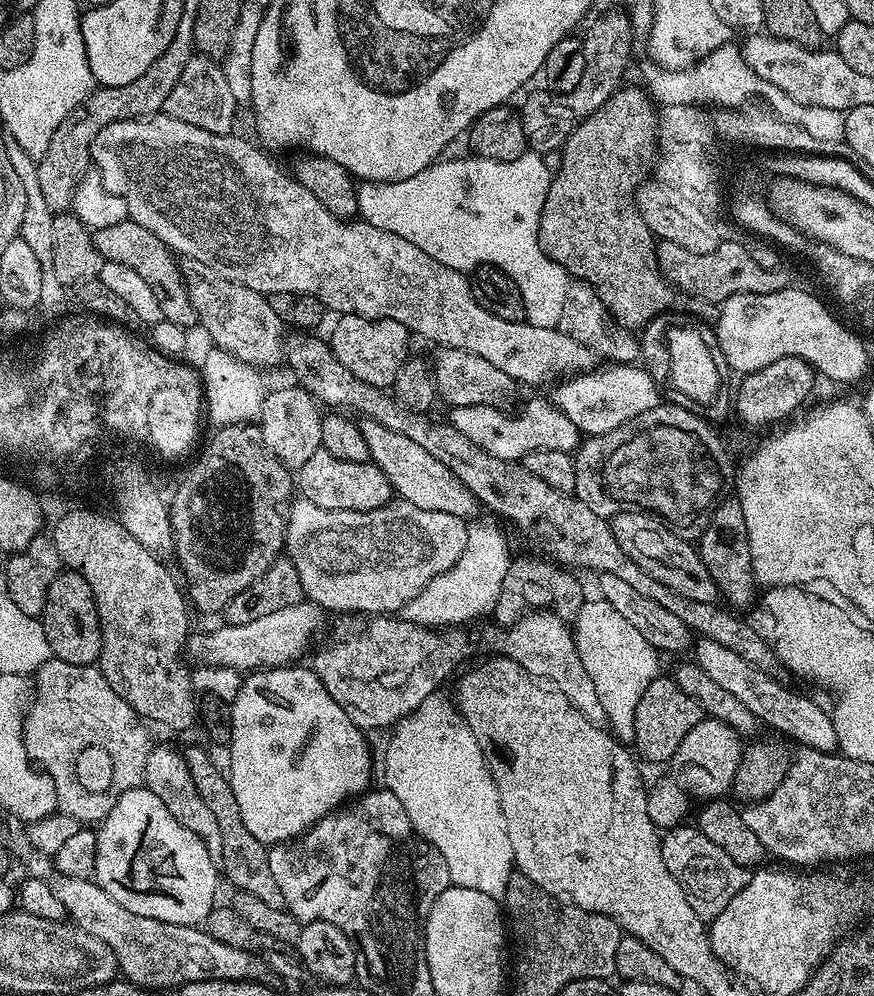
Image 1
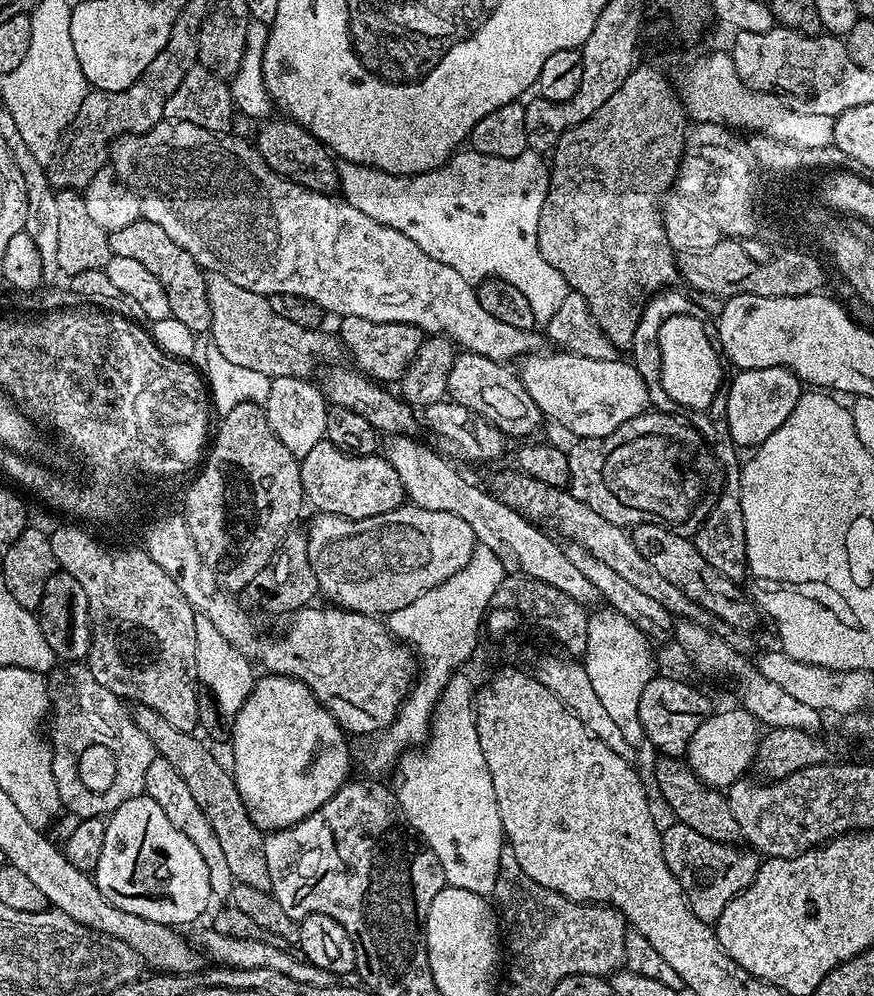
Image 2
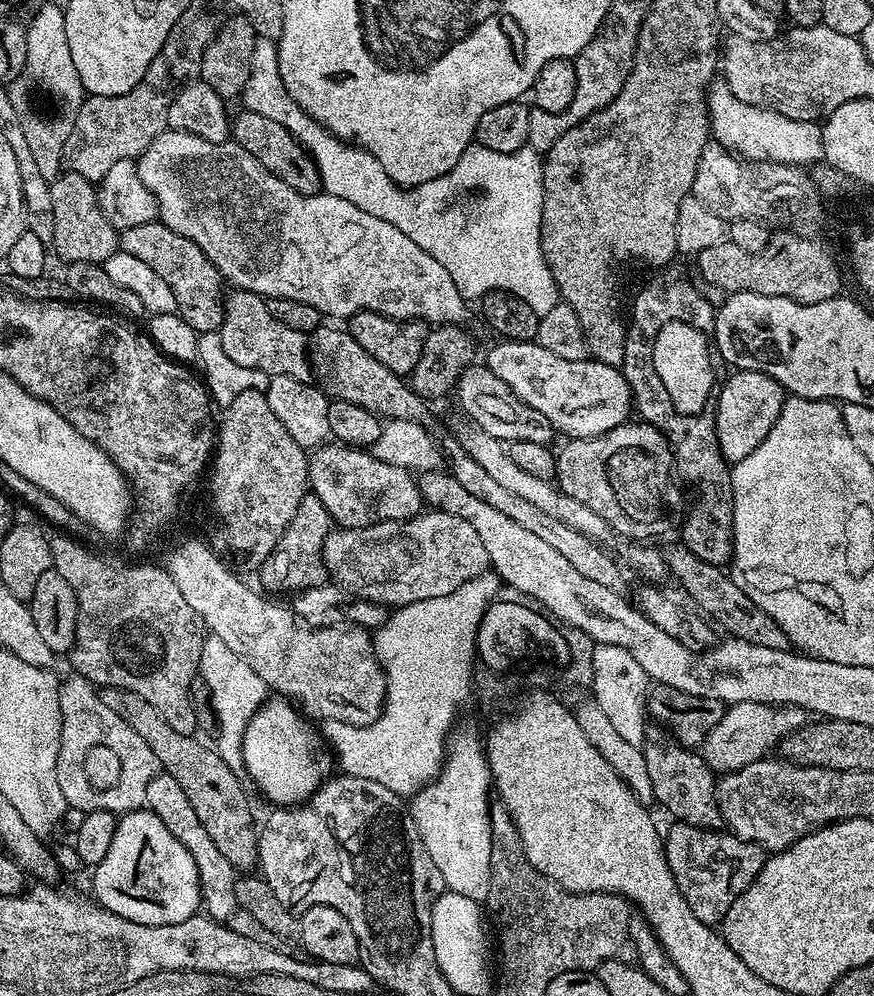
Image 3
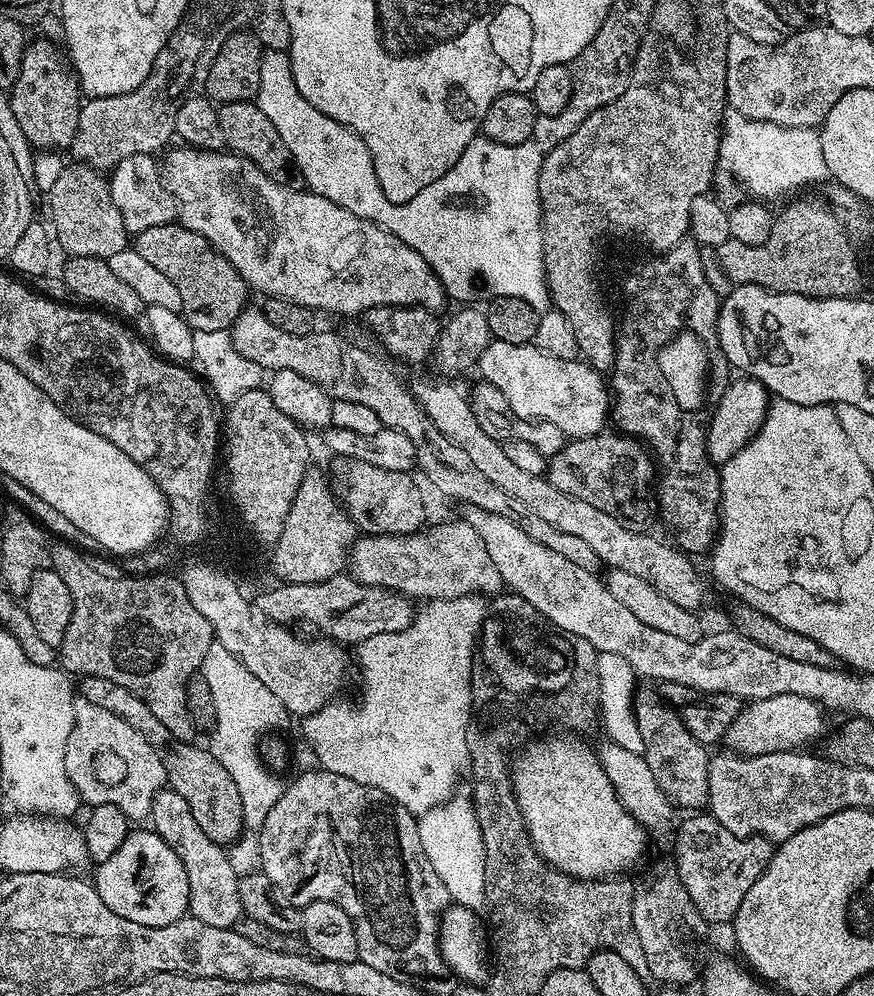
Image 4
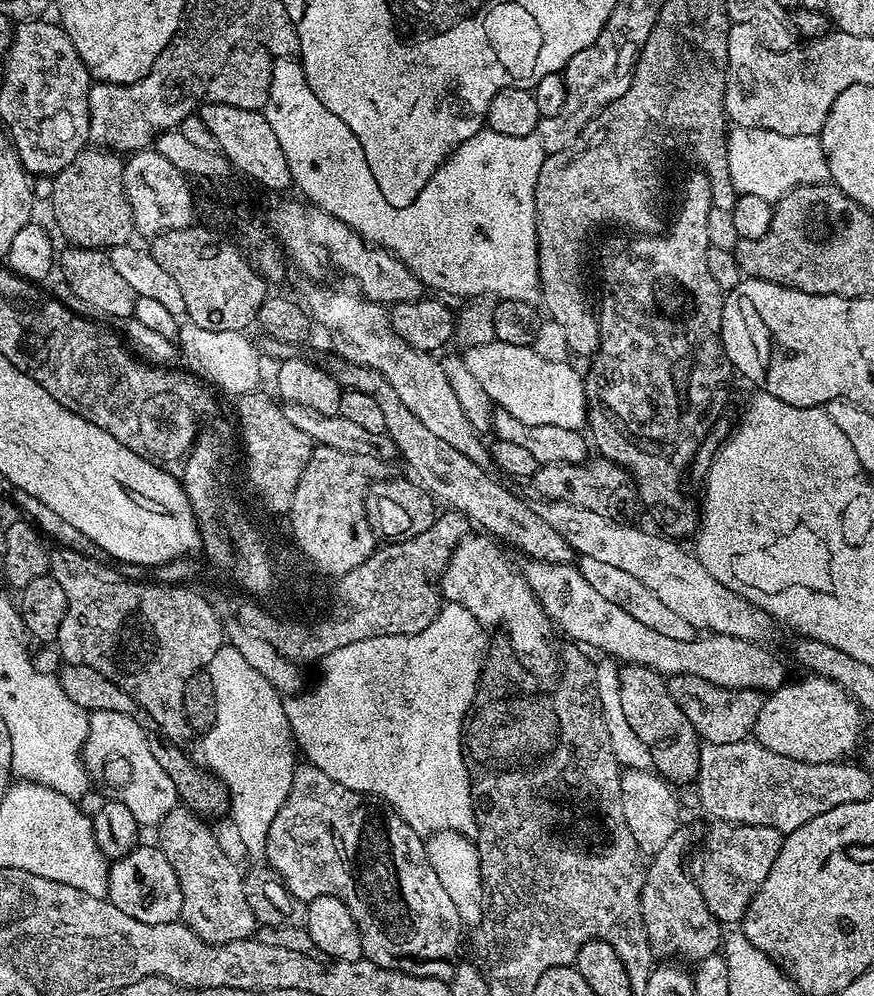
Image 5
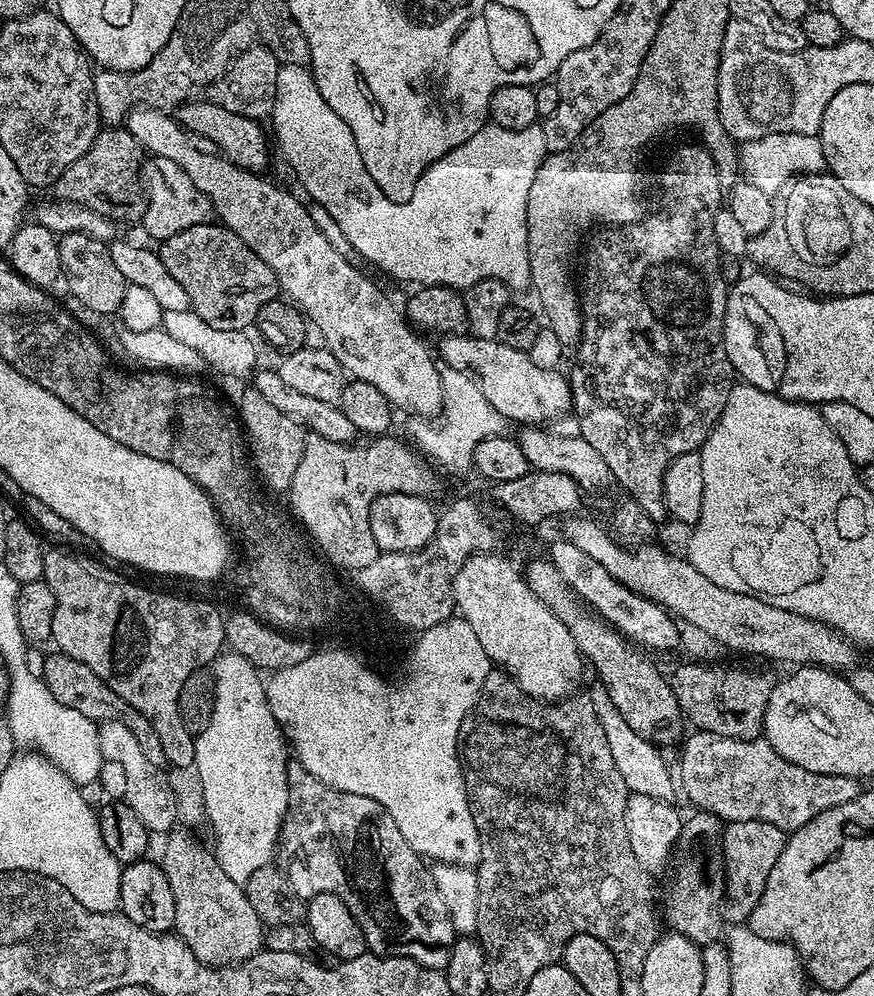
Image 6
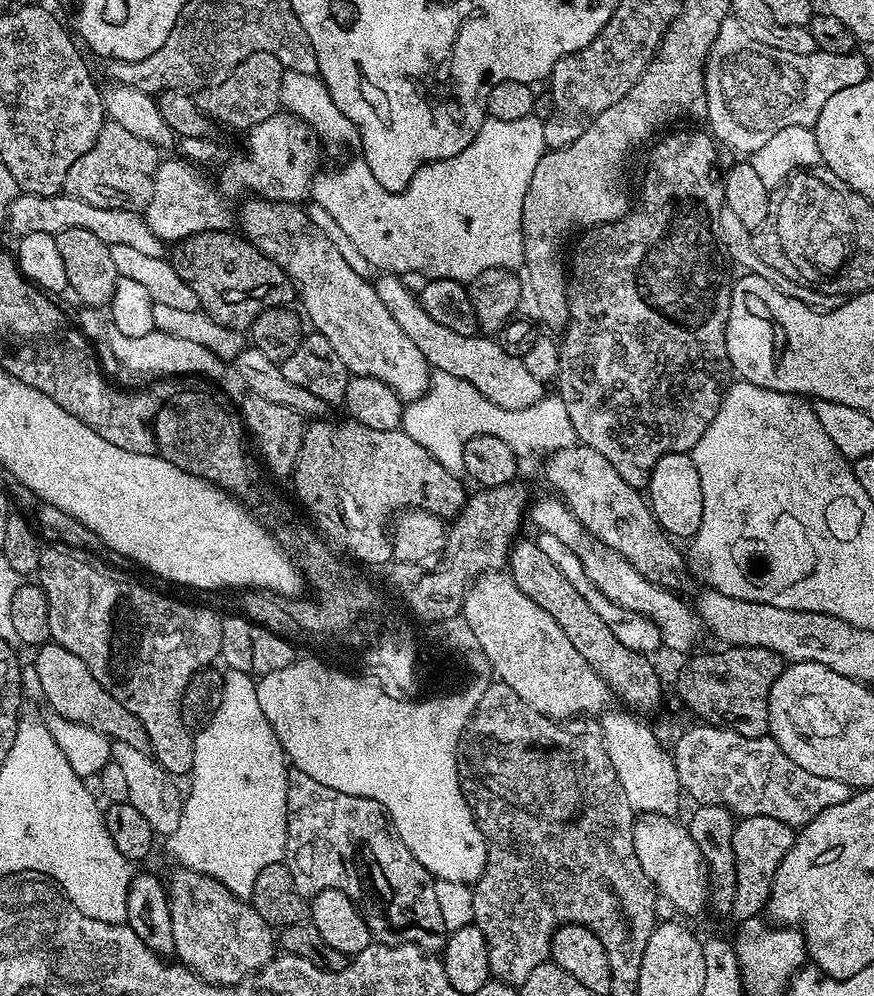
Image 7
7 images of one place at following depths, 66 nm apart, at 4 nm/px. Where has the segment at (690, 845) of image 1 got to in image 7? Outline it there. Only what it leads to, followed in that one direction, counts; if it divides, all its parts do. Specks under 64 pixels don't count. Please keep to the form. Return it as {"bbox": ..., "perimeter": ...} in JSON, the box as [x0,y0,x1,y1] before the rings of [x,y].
{"bbox":[730,816,796,920],"perimeter":[[[745,816],[737,819],[732,839],[736,863],[736,889],[730,909],[731,915],[736,915],[740,920],[752,920],[759,912],[761,915],[767,909],[774,874],[778,874],[778,866],[782,858],[786,858],[794,841],[796,832],[786,822],[778,822],[778,818]]]}

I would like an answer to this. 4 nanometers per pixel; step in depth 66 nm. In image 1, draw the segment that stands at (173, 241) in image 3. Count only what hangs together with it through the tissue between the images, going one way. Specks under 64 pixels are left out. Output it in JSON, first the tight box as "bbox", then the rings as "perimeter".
{"bbox":[94,219,197,330],"perimeter":[[[127,219],[117,222],[115,226],[95,229],[94,239],[96,249],[105,260],[130,266],[130,270],[137,271],[138,274],[142,274],[142,278],[146,278],[146,282],[150,282],[150,286],[162,302],[162,314],[165,320],[174,322],[186,330],[197,327],[194,302],[190,300],[188,287],[183,274],[180,273],[177,257],[172,249],[167,248],[162,242],[162,238],[158,238],[158,234],[150,234],[146,226],[138,226],[138,222]]]}

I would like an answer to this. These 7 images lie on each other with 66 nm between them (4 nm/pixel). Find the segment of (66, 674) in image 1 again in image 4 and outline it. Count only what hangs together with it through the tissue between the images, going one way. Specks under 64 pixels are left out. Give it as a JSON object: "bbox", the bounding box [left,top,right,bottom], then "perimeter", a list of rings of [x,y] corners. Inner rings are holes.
{"bbox":[66,699,166,821],"perimeter":[[[77,699],[74,710],[74,730],[66,742],[66,774],[78,790],[81,801],[86,804],[109,804],[118,806],[128,815],[129,821],[147,821],[152,814],[152,803],[164,787],[166,787],[166,770],[162,766],[160,756],[150,742],[130,722],[126,722],[118,714],[110,714],[110,710],[102,710],[102,706],[94,706],[94,702],[86,702]],[[92,748],[100,748],[100,752],[94,754],[92,760]],[[102,748],[116,754],[116,758],[124,764],[124,776],[118,780],[118,784],[110,786],[110,792],[106,792],[104,784],[96,778],[96,762],[102,760]]]}

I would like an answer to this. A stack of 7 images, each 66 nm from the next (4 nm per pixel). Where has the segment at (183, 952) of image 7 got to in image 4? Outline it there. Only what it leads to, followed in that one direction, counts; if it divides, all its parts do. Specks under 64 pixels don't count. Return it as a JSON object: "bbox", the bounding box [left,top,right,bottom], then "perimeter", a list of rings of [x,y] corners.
{"bbox":[150,787,244,928],"perimeter":[[[164,787],[152,803],[150,824],[157,834],[168,843],[170,850],[174,850],[174,854],[178,854],[178,858],[182,860],[182,866],[186,868],[186,882],[190,882],[188,912],[192,917],[198,922],[204,922],[206,926],[235,928],[236,923],[244,916],[242,898],[238,898],[240,876],[238,871],[236,872],[235,866],[232,865],[231,858],[224,853],[227,851],[210,838],[206,838],[206,834],[202,834],[202,826],[198,826],[194,814],[190,814],[190,806],[186,806],[186,798],[182,798],[182,794],[178,794],[173,788]]]}

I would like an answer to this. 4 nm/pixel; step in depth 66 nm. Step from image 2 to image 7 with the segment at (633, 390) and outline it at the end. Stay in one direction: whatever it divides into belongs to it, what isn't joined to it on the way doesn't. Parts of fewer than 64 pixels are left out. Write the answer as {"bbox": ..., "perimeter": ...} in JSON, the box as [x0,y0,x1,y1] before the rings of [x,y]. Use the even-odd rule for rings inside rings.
{"bbox":[375,274,546,410],"perimeter":[[[380,274],[375,277],[376,293],[378,298],[386,305],[386,310],[394,314],[398,326],[409,336],[410,342],[422,350],[429,369],[454,374],[454,378],[470,382],[490,402],[502,406],[506,410],[522,410],[526,406],[534,406],[546,395],[545,385],[530,370],[526,370],[523,359],[511,356],[495,339],[484,334],[467,336],[458,334],[442,322],[434,322],[426,310],[422,310],[420,301],[415,291],[411,292],[403,284],[401,277],[396,274]],[[378,277],[378,278],[377,278]]]}

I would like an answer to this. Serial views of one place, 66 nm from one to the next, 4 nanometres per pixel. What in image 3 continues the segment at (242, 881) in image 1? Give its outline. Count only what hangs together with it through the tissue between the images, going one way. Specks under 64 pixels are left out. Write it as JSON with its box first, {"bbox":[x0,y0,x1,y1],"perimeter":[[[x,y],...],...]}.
{"bbox":[99,688,258,870],"perimeter":[[[121,688],[99,689],[102,702],[114,710],[154,750],[154,758],[157,765],[163,771],[170,774],[170,778],[175,778],[178,786],[186,790],[186,798],[190,798],[190,806],[194,806],[194,814],[198,814],[198,822],[206,826],[206,834],[214,841],[214,846],[218,846],[218,851],[230,862],[237,870],[252,870],[257,867],[256,859],[256,837],[258,835],[257,821],[252,821],[252,808],[248,805],[248,796],[244,793],[244,788],[240,785],[241,777],[222,758],[216,753],[215,747],[203,744],[196,740],[195,735],[187,736],[178,734],[146,698],[138,698],[130,690]]]}

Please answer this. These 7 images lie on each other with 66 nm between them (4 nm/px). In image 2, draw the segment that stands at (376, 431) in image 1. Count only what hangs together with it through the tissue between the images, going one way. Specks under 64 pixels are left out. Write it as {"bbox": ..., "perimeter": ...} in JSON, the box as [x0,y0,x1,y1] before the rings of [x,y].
{"bbox":[382,434,597,606],"perimeter":[[[392,434],[382,444],[382,455],[390,462],[390,466],[394,466],[398,478],[402,478],[404,495],[411,503],[422,510],[442,510],[442,514],[458,514],[462,522],[470,522],[477,541],[498,554],[498,562],[502,562],[505,573],[529,576],[531,580],[546,582],[583,606],[588,606],[592,599],[597,599],[595,586],[575,568],[570,558],[566,558],[563,547],[559,543],[556,545],[551,540],[553,537],[543,527],[533,524],[522,514],[506,506],[491,491],[484,489],[483,492],[478,485],[471,484],[450,461],[443,460],[438,453],[412,439],[416,438],[408,434]]]}

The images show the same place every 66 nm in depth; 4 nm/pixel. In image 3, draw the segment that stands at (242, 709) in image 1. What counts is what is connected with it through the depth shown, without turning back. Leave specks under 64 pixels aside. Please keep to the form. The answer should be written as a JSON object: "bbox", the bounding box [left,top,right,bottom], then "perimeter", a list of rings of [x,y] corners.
{"bbox":[244,698,333,806],"perimeter":[[[283,698],[265,700],[250,718],[244,735],[244,772],[272,806],[303,804],[333,775],[333,753],[323,735],[312,727],[313,721],[305,718],[291,700]]]}

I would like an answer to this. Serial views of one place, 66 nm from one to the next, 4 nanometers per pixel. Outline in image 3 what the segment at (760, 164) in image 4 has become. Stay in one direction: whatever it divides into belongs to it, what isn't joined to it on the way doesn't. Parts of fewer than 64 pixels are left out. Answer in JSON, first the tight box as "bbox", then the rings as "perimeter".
{"bbox":[708,82,824,166],"perimeter":[[[716,82],[709,87],[708,121],[714,140],[745,160],[767,161],[773,166],[813,165],[824,160],[819,123],[788,118],[771,106],[742,102],[728,83]]]}

